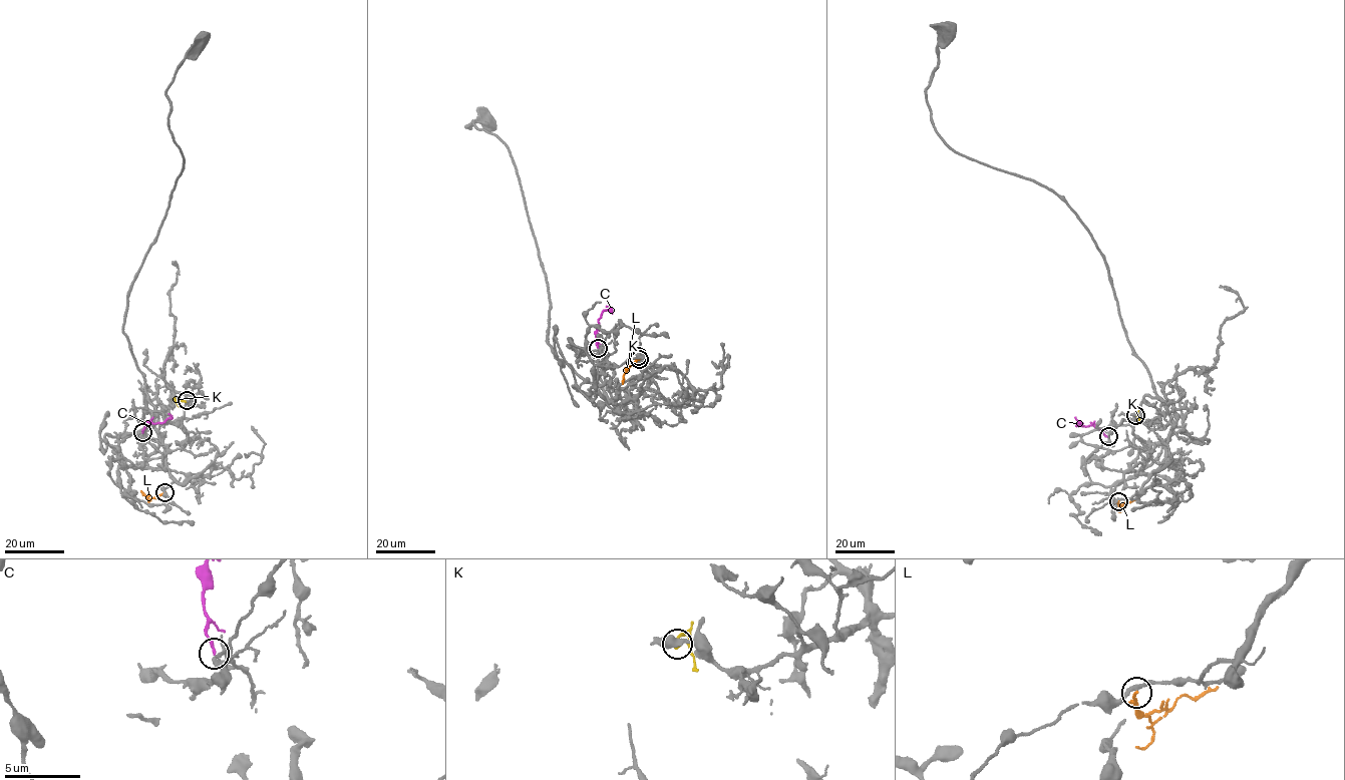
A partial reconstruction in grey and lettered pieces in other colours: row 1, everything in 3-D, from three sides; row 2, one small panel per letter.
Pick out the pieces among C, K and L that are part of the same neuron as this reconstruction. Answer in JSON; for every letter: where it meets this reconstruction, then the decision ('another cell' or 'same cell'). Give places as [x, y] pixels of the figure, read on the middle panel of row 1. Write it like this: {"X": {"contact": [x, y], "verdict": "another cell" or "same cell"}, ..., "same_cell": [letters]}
{"C": {"contact": [598, 348], "verdict": "another cell"}, "K": {"contact": [638, 356], "verdict": "another cell"}, "L": {"contact": [639, 359], "verdict": "another cell"}, "same_cell": []}

